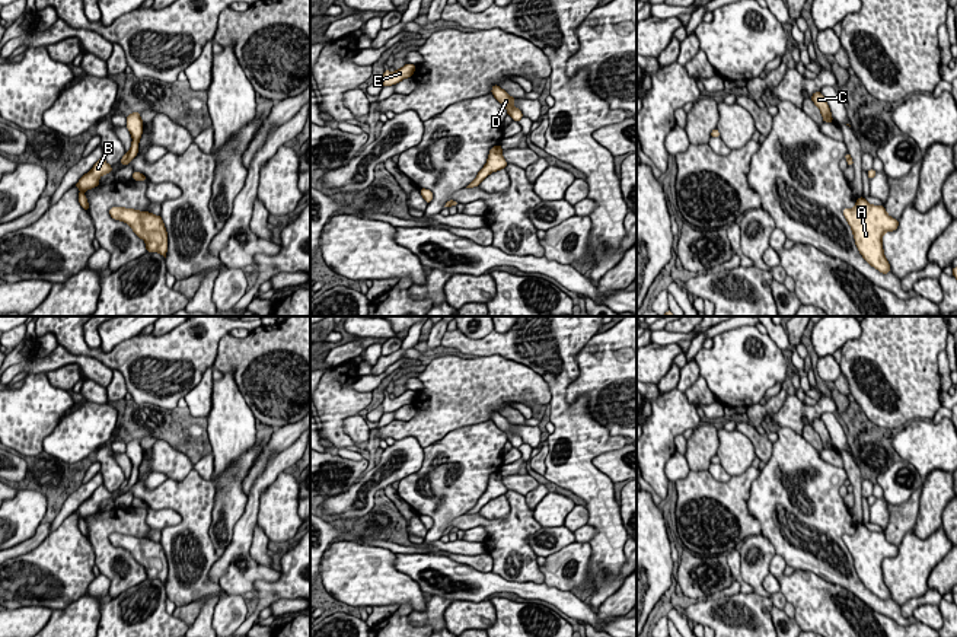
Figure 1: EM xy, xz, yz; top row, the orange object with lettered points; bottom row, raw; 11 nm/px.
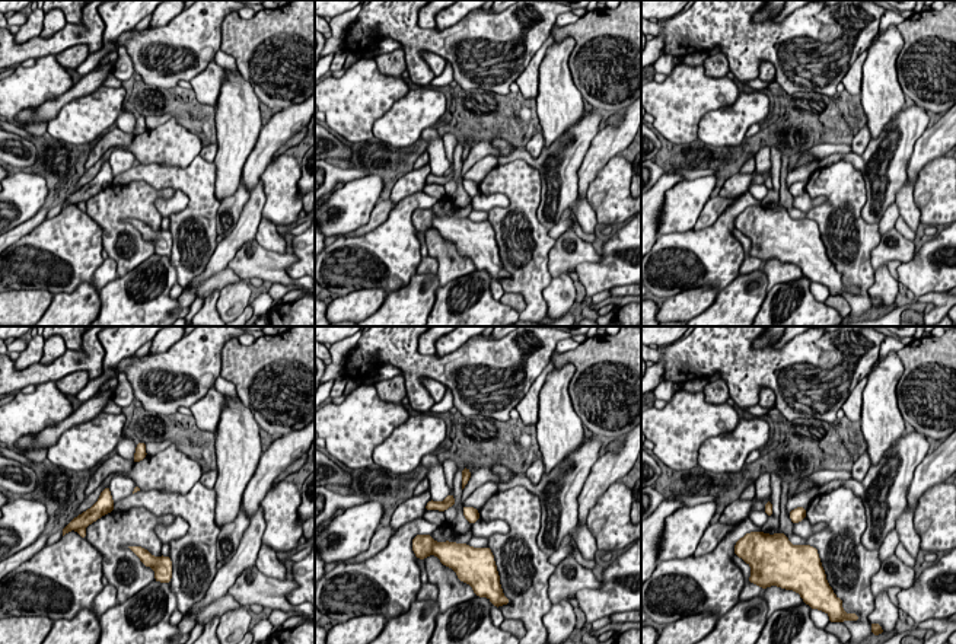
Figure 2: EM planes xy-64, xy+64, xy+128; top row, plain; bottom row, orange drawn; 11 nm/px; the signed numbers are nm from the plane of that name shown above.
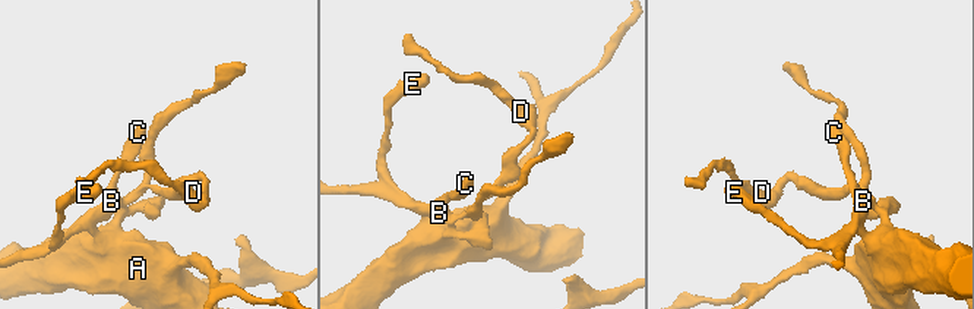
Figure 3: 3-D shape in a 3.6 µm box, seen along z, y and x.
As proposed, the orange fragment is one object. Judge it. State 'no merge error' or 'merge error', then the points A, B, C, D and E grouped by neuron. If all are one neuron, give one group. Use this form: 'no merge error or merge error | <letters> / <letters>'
merge error | A D E / B C

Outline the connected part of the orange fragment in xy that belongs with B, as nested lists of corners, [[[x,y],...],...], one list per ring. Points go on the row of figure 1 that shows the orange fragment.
[[[101,157],[95,163],[95,166],[80,178],[80,181],[74,187],[77,187],[80,191],[95,188],[99,185],[99,178],[109,172],[112,172],[112,166],[108,165],[103,157]]]

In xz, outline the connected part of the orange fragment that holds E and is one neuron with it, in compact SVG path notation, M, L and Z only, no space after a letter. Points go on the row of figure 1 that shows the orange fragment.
M408 63L402 69L395 70L393 73L390 73L386 69L383 76L380 77L382 79L382 87L396 85L406 77L412 77L415 67L417 67L415 64Z

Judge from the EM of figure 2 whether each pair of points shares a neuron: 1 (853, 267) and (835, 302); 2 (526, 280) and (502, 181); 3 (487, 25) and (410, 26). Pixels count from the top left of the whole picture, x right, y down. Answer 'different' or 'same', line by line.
1: different
2: same
3: same

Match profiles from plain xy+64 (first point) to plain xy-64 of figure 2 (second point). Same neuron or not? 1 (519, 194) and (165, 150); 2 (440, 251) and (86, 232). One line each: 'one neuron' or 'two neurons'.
1: two neurons
2: two neurons

